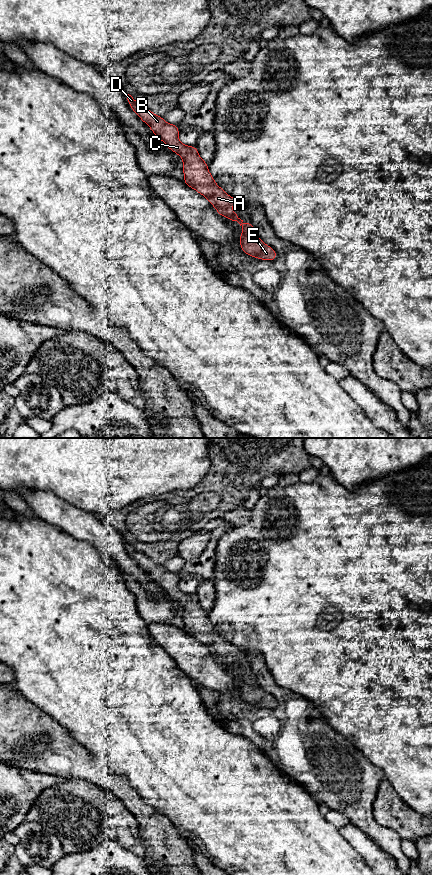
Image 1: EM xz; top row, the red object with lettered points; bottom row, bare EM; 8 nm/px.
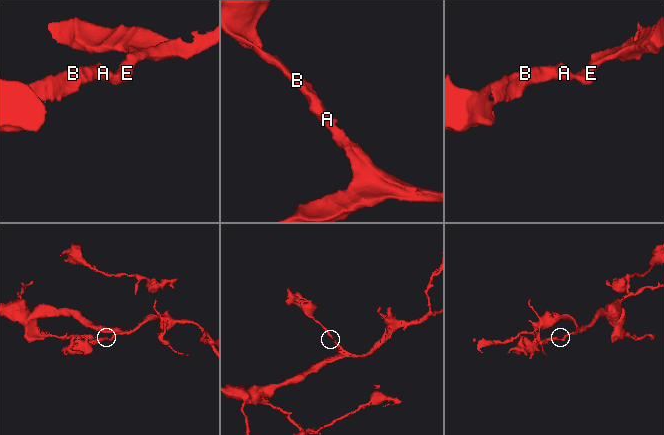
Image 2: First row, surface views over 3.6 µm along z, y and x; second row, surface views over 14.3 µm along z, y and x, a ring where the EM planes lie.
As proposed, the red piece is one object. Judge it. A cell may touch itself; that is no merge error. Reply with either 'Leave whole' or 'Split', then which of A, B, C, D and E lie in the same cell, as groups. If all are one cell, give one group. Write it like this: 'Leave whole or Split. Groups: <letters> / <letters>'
Leave whole. Groups: A B C D E

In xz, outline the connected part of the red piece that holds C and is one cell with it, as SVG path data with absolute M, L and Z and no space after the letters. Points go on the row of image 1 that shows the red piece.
M126 93L130 108L147 124L151 131L174 153L183 160L184 184L206 197L208 202L216 208L216 212L227 219L238 222L243 226L239 243L242 252L260 259L273 261L277 258L276 251L265 244L249 222L241 220L231 209L238 200L228 195L218 186L208 170L208 163L201 159L196 146L187 146L179 141L179 128L176 124L167 123L162 116L158 116L137 102Z

